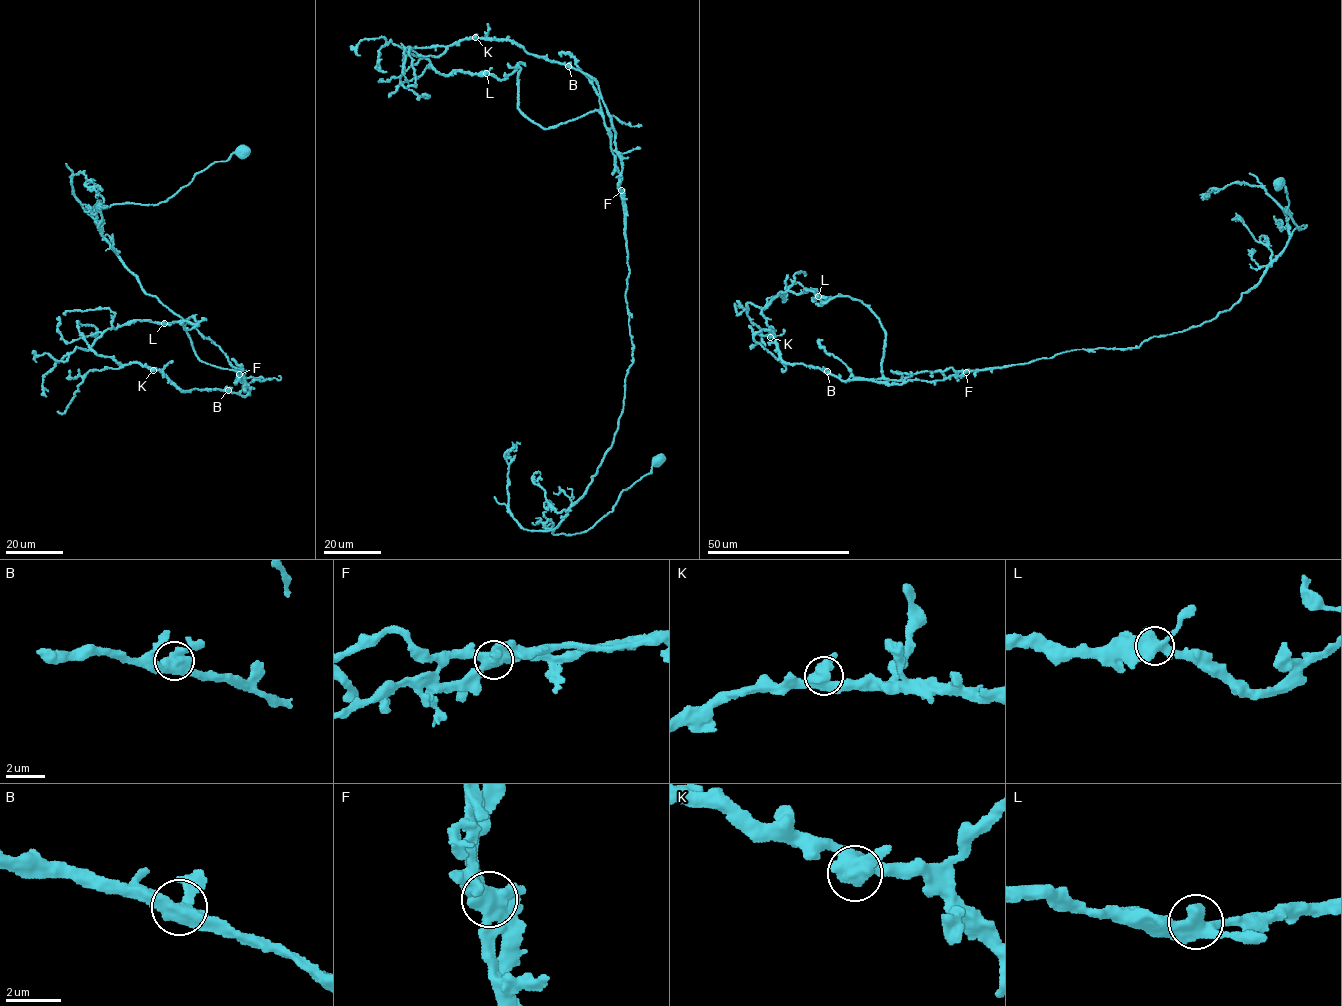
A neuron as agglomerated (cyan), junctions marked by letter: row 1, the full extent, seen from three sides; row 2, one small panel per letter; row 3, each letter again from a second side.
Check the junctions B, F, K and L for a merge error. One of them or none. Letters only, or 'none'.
F

